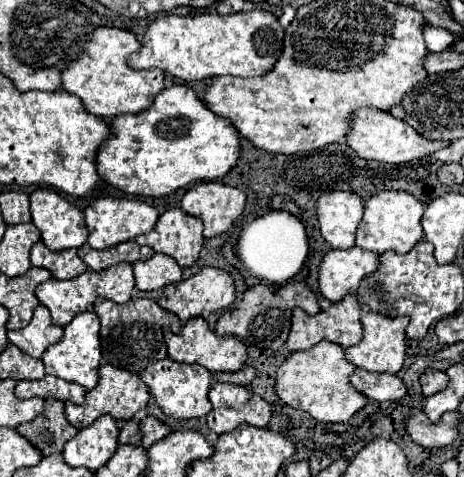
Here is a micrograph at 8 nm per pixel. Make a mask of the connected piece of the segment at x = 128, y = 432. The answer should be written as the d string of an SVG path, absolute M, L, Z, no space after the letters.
M135 418L125 422L123 430L119 432L119 444L131 444L131 446L141 444L141 430L139 430L139 422Z

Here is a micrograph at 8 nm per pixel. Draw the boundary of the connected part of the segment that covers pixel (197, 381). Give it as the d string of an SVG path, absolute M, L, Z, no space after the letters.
M165 358L165 360L159 360L151 366L147 366L147 370L143 372L141 378L147 384L157 406L171 418L191 420L191 418L199 418L199 416L207 416L211 412L211 402L207 398L207 392L211 388L211 372L209 370L203 370L199 366L179 364L179 362Z

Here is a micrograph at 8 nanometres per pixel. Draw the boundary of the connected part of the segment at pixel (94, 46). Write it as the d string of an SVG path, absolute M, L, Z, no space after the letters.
M99 28L91 34L85 50L71 62L63 74L61 84L63 90L81 98L83 106L89 114L99 118L113 118L119 114L137 114L149 108L155 96L165 88L165 74L159 69L139 71L127 66L127 56L137 52L141 42L135 34L121 28Z

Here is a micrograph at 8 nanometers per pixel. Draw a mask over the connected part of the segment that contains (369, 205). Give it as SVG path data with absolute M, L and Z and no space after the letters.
M409 192L375 194L365 202L365 214L357 226L355 246L365 248L365 250L373 250L377 254L383 254L387 250L407 254L423 238L421 216L423 216L423 204L415 196L411 196Z

